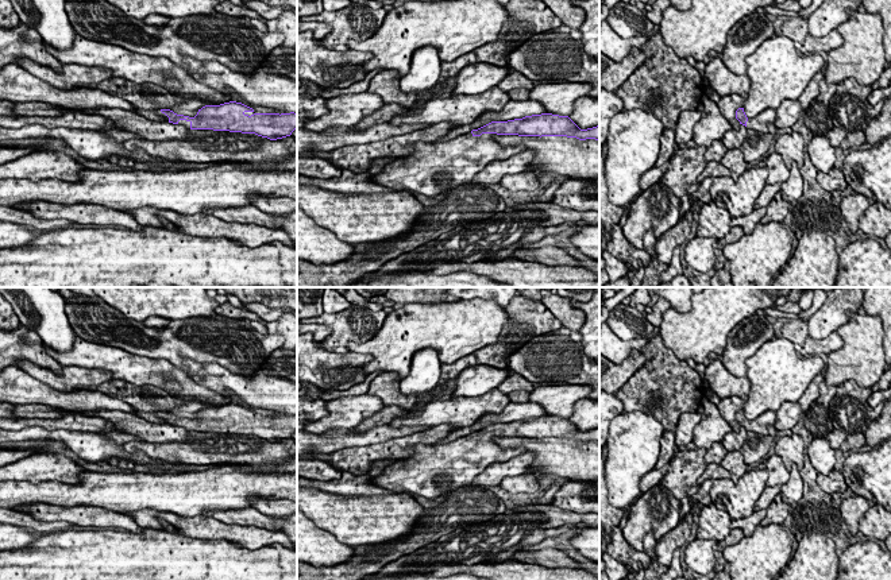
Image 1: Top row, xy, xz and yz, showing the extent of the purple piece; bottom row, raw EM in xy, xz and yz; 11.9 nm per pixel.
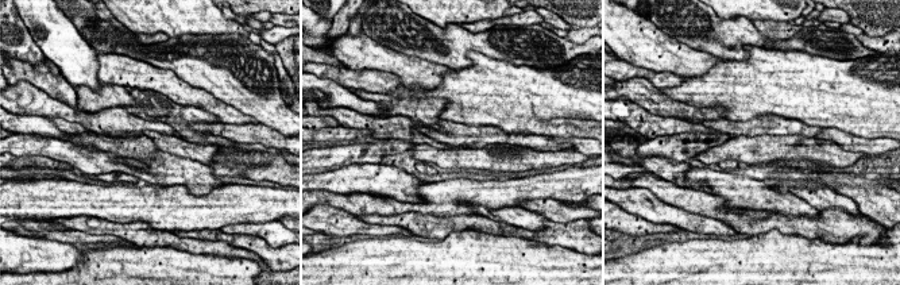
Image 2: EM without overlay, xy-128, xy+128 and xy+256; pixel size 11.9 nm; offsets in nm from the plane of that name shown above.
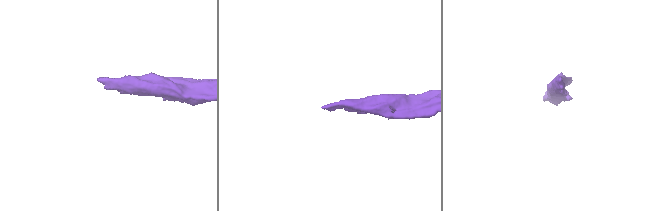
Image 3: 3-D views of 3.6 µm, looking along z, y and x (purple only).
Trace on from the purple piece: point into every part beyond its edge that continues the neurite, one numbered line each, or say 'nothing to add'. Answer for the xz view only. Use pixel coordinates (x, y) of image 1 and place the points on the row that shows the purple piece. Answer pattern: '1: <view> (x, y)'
1: xz (432, 167)

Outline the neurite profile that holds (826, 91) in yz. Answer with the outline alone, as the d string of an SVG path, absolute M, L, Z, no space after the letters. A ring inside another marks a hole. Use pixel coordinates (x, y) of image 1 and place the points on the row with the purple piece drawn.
M825 78L819 81L819 93L802 113L806 125L813 136L825 135L834 127L829 115L829 101L836 96L837 85L828 84Z

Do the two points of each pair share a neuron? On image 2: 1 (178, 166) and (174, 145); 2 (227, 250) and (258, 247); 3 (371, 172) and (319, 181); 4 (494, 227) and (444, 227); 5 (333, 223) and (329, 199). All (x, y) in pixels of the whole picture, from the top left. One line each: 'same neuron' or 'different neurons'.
1: different neurons
2: different neurons
3: same neuron
4: same neuron
5: different neurons

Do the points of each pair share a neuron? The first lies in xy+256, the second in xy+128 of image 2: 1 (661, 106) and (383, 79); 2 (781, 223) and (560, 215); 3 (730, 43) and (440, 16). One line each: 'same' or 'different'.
1: different
2: different
3: different

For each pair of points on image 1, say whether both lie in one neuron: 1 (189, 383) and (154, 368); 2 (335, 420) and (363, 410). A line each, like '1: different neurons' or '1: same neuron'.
1: same neuron
2: same neuron

